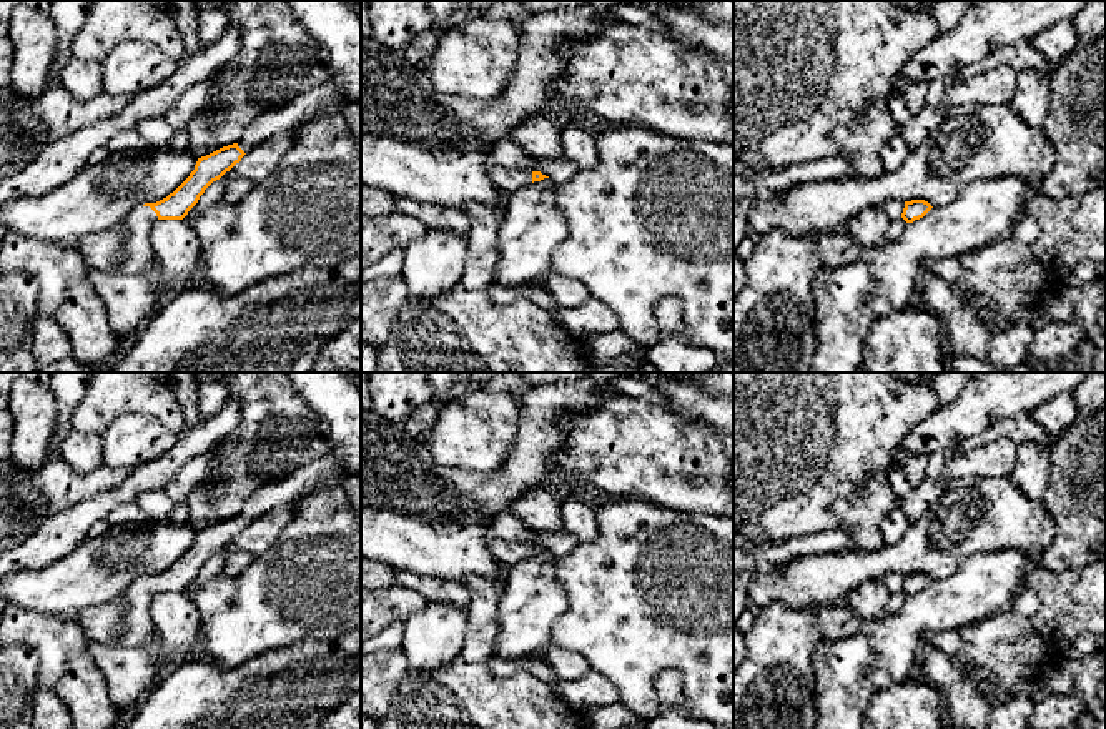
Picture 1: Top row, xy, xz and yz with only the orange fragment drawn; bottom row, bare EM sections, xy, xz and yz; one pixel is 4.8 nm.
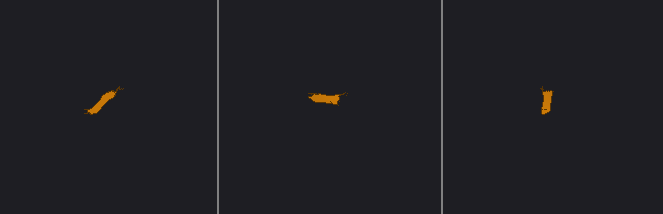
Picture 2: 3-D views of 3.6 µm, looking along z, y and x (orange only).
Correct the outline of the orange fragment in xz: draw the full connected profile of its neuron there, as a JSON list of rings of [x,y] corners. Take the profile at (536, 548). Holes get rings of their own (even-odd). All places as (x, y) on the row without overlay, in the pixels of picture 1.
[[[491,538],[489,551],[494,554],[494,558],[499,563],[511,568],[512,564],[517,564],[534,554],[541,554],[549,549],[542,548],[541,544],[529,544],[529,543],[504,541],[499,538]]]

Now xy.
[[[326,454],[298,468],[289,476],[261,486],[248,498],[238,516],[198,531],[195,543],[173,566],[156,576],[133,581],[121,593],[118,599],[125,604],[126,621],[118,647],[151,644],[155,637],[155,626],[150,616],[153,596],[158,593],[183,593],[205,563],[239,536],[253,519],[266,514],[274,506],[293,503],[309,491],[324,484],[344,483],[348,478],[346,468],[331,454]]]

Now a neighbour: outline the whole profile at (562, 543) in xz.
[[[536,531],[532,538],[527,539],[526,543],[541,544],[542,548],[549,549],[555,558],[560,559],[569,553],[572,553],[580,541],[569,531],[560,533]]]

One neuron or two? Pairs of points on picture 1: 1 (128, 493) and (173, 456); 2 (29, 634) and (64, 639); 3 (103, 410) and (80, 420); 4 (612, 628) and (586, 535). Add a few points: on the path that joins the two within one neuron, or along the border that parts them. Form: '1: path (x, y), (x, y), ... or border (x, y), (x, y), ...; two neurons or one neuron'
1: path (140, 481), (153, 476), (162, 468); one neuron
2: path (37, 634), (55, 638); one neuron
3: path (98, 410), (85, 418); one neuron
4: border (592, 506), (597, 536), (581, 543); two neurons

